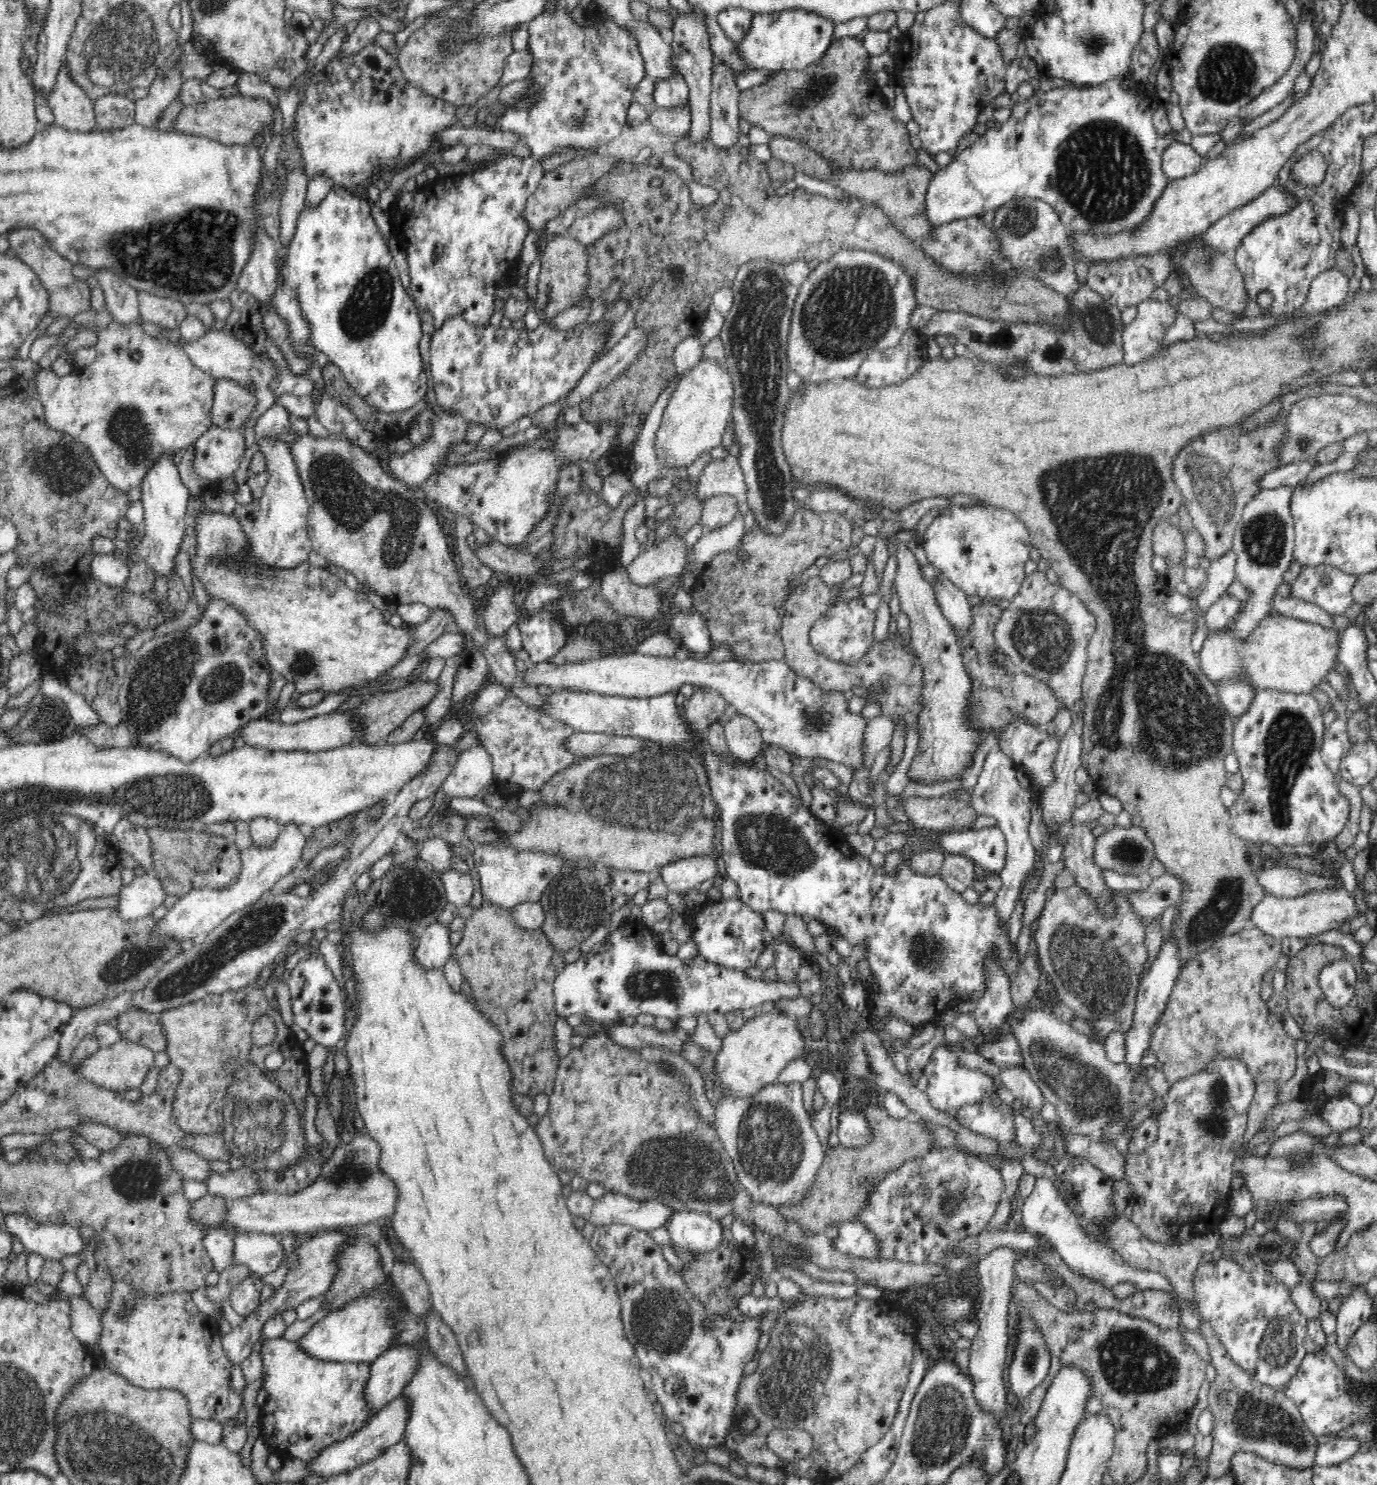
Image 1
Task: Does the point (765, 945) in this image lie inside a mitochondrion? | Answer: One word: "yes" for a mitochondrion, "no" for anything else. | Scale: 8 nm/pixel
no

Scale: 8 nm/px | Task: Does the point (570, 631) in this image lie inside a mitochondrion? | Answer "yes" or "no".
no

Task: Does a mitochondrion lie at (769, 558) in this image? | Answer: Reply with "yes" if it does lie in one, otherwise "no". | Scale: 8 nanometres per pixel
yes

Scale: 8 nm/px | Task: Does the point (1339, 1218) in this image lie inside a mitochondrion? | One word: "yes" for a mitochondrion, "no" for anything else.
no

